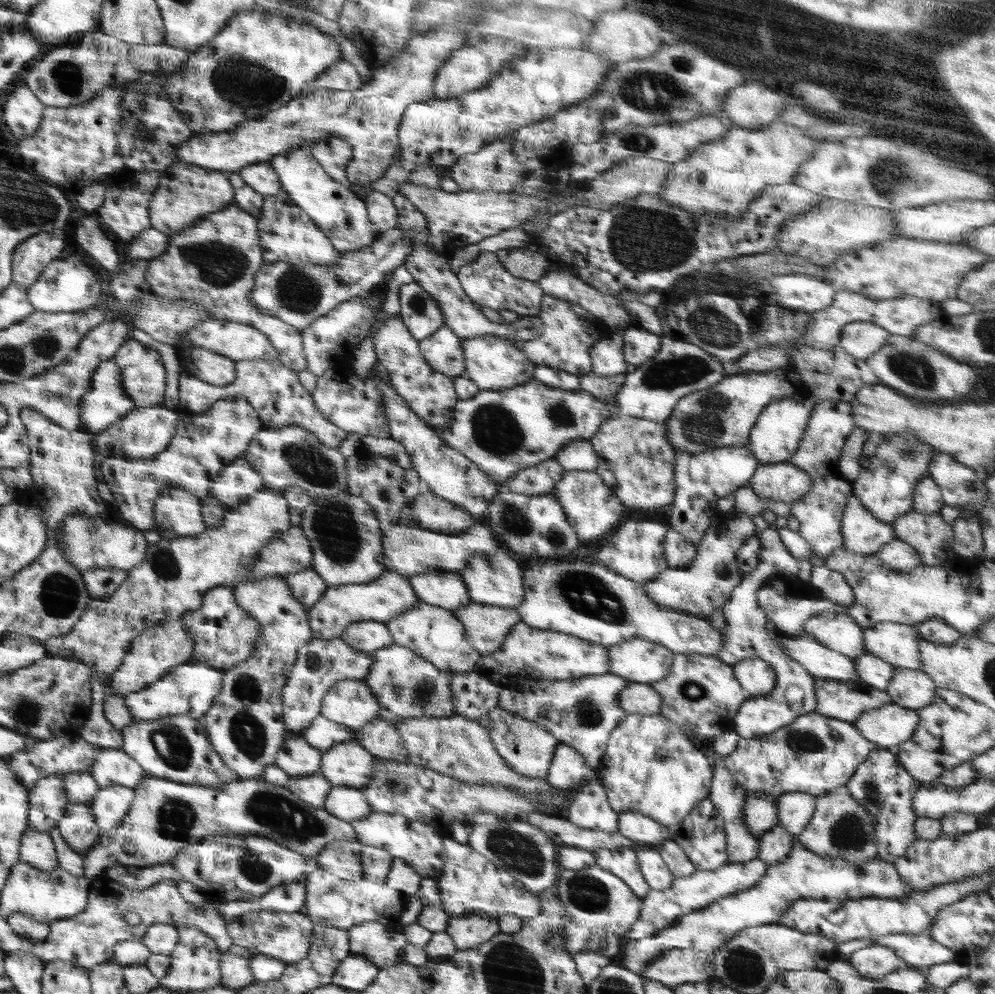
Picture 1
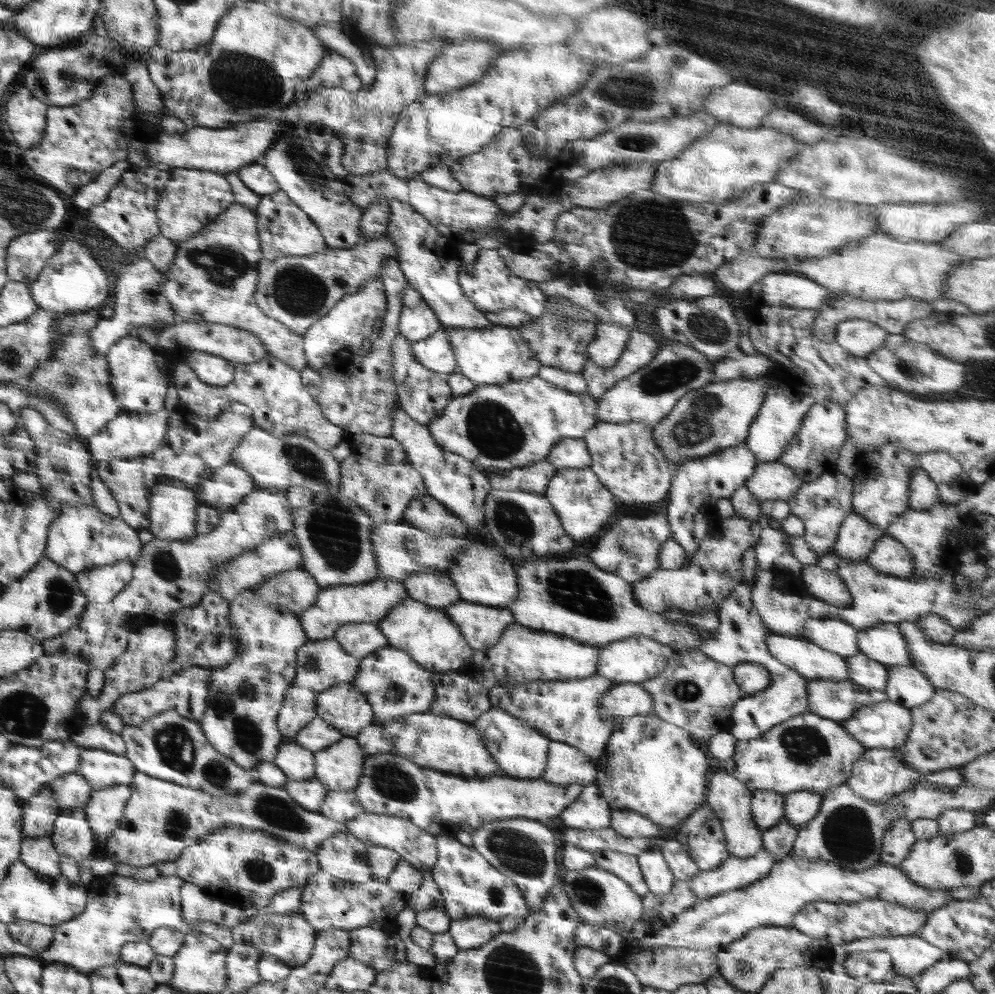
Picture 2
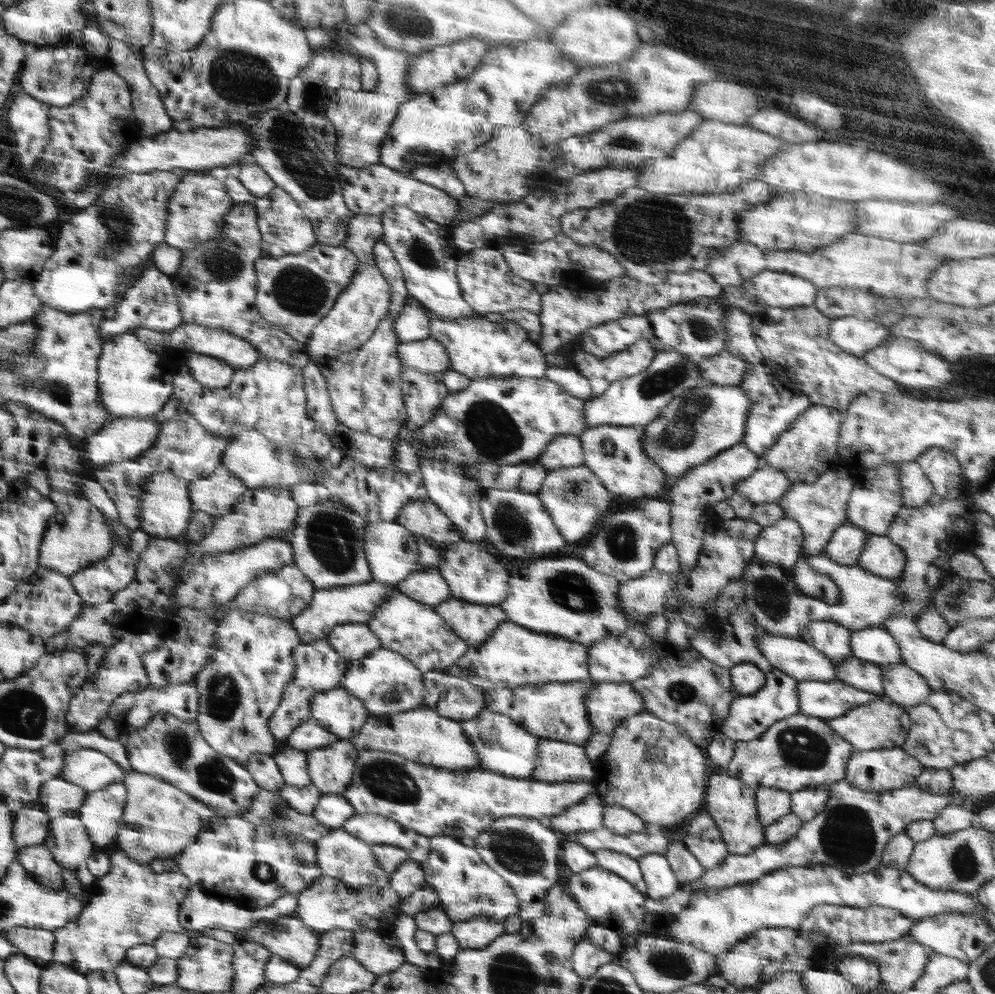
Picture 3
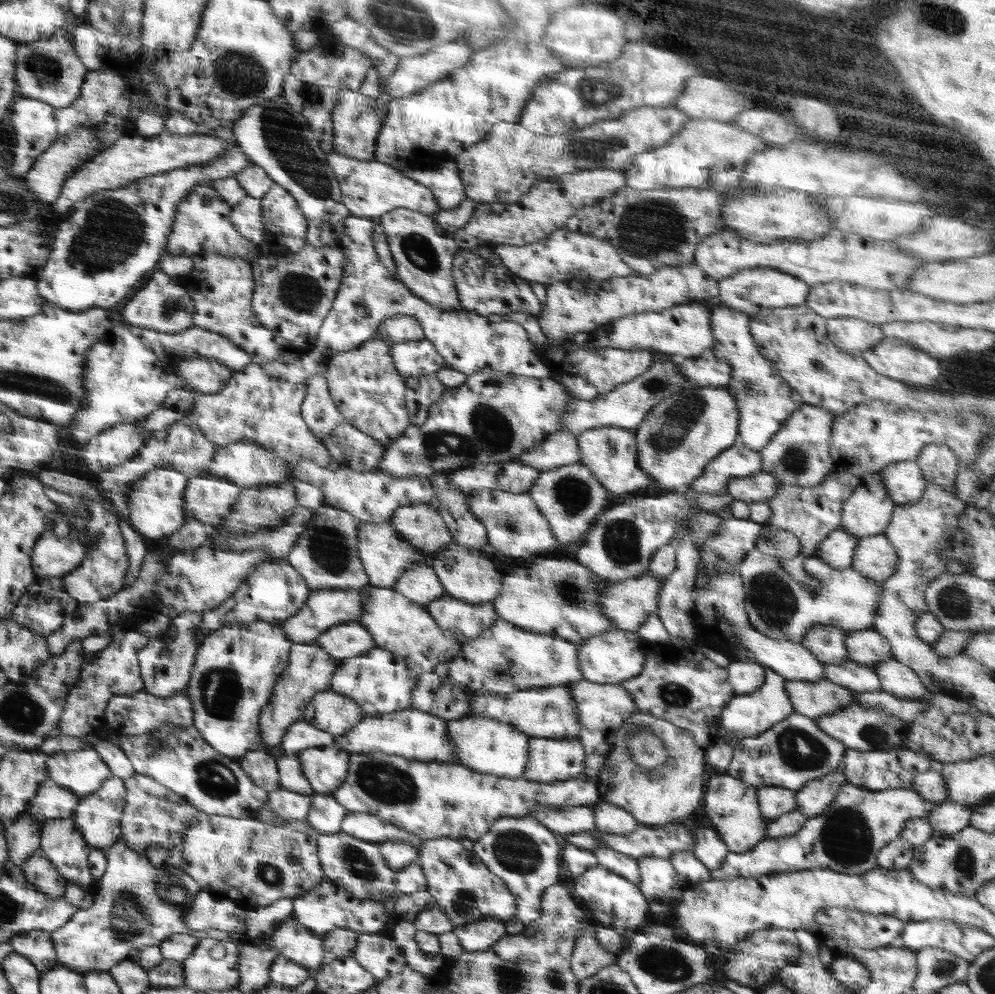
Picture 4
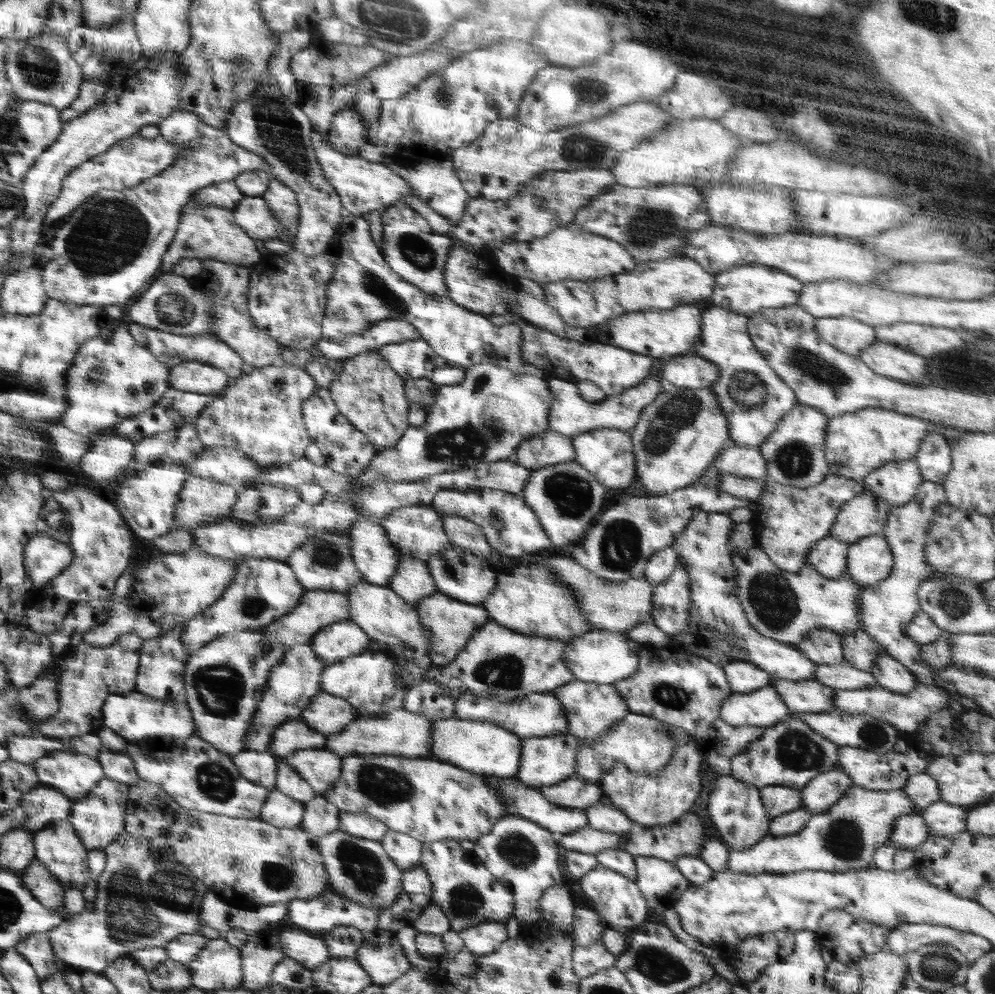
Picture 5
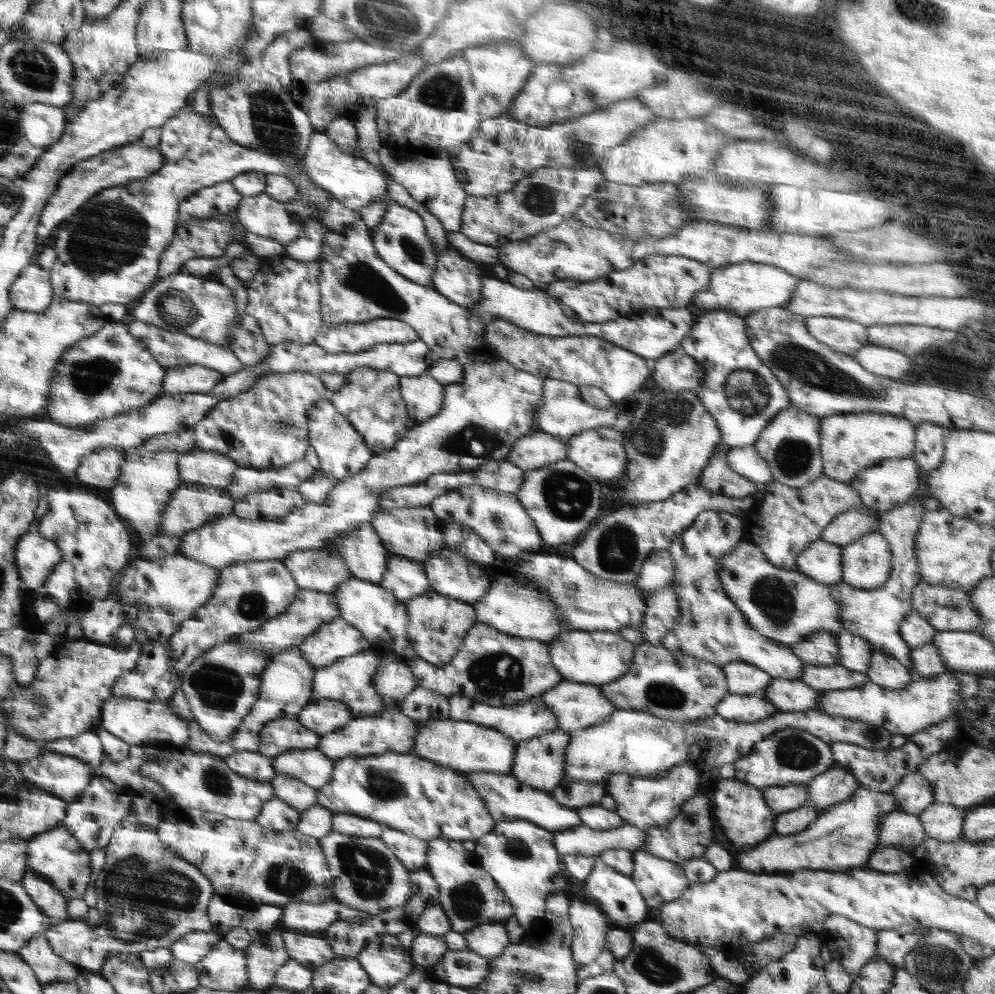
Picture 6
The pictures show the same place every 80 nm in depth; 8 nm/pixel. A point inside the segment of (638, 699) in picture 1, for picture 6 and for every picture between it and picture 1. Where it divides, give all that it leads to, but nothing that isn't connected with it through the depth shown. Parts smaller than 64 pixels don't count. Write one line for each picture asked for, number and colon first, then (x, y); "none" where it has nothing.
2: (623, 699)
3: (608, 704)
4: (602, 708)
5: (590, 709)
6: (575, 705)

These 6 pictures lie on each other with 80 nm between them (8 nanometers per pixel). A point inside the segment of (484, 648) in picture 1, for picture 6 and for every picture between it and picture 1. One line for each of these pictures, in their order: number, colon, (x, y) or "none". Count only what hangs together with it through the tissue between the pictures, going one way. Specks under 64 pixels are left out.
2: (481, 625)
3: (472, 622)
4: (464, 621)
5: (451, 622)
6: (437, 625)

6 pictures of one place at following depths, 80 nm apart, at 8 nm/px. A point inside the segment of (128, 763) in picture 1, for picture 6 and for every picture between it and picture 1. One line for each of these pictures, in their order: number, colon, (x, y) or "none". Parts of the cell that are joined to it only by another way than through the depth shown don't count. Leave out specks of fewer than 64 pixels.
2: (103, 769)
3: (92, 770)
4: (85, 771)
5: (75, 774)
6: (67, 777)

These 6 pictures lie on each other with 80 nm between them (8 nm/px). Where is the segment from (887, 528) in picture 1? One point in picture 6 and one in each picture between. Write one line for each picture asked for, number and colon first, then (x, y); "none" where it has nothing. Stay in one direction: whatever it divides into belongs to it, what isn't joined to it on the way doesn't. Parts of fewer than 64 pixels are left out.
2: (856, 538)
3: (845, 546)
4: (837, 550)
5: (829, 556)
6: (822, 561)

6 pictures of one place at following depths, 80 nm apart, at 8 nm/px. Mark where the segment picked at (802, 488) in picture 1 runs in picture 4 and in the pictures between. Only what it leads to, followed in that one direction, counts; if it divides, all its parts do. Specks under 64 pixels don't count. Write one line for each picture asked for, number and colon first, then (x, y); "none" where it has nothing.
2: (771, 481)
3: (766, 484)
4: (762, 486)

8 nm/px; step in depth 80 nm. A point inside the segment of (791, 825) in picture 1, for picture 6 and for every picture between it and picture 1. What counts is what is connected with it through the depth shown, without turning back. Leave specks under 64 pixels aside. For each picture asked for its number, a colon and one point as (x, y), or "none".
2: (801, 806)
3: (806, 803)
4: (814, 797)
5: (825, 789)
6: (836, 785)

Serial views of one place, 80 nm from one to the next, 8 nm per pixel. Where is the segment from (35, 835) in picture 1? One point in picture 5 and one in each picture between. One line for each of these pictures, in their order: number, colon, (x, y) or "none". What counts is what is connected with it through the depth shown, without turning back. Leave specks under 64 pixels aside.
2: (39, 853)
3: (40, 862)
4: (40, 871)
5: (42, 884)

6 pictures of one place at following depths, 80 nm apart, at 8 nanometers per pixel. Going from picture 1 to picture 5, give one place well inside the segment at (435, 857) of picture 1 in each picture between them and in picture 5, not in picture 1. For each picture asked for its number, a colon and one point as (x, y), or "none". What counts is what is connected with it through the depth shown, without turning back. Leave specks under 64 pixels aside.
2: (418, 847)
3: (374, 829)
4: (366, 826)
5: (361, 825)

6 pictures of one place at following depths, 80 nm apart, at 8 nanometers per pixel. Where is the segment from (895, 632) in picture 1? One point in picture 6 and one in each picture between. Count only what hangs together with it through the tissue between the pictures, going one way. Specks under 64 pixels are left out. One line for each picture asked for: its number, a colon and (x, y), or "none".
2: (884, 643)
3: (876, 645)
4: (867, 646)
5: (859, 649)
6: (855, 653)

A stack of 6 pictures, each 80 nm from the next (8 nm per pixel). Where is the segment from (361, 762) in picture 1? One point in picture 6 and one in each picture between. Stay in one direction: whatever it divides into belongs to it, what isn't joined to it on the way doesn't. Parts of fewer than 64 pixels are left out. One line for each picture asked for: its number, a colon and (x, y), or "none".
2: (338, 767)
3: (330, 768)
4: (326, 768)
5: (320, 767)
6: (313, 767)

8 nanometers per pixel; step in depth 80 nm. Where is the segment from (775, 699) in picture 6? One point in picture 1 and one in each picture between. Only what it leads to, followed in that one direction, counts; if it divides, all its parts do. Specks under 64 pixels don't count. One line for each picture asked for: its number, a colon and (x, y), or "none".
1: (845, 700)
2: (836, 700)
3: (823, 699)
4: (818, 698)
5: (805, 695)

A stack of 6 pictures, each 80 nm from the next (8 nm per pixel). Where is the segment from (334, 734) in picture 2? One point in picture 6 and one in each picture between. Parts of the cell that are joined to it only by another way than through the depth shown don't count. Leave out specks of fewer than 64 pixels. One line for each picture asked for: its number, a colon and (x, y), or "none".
3: (309, 735)
4: (302, 735)
5: (293, 736)
6: (286, 734)

